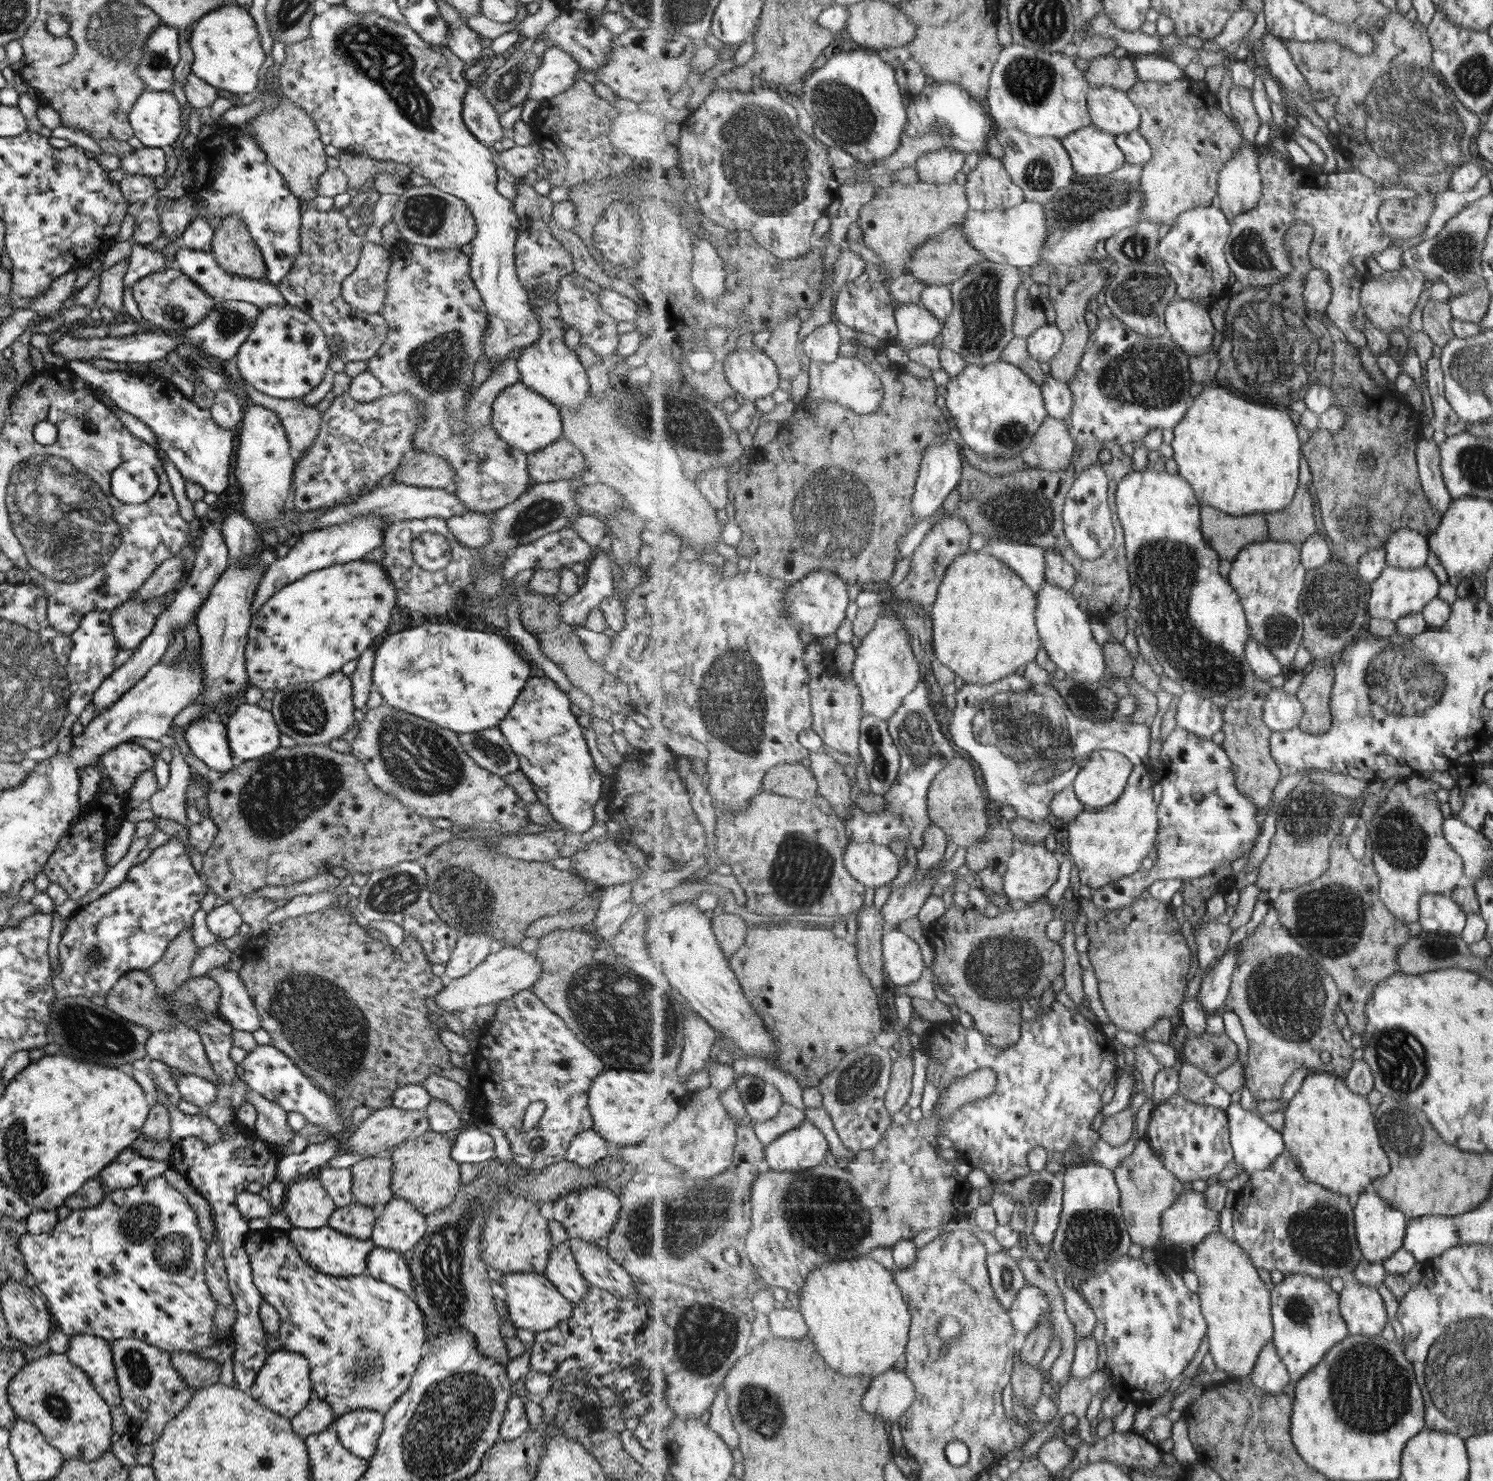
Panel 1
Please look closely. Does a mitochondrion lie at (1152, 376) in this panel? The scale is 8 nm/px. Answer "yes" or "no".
yes

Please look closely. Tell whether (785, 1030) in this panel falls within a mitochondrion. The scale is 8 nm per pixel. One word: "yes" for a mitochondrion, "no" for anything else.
no

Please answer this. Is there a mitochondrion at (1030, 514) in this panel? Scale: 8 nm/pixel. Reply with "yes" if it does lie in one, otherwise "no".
yes

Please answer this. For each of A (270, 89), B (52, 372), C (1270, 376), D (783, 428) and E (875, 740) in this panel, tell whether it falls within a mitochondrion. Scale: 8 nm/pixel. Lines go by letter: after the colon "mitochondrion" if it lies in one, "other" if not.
A: other
B: other
C: mitochondrion
D: other
E: mitochondrion

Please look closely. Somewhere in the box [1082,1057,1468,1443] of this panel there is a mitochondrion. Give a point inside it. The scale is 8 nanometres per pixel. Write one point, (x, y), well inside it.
(1369, 1390)

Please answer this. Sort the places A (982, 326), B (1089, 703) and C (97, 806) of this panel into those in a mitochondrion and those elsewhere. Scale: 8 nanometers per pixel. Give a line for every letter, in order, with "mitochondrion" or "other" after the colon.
A: mitochondrion
B: mitochondrion
C: other

